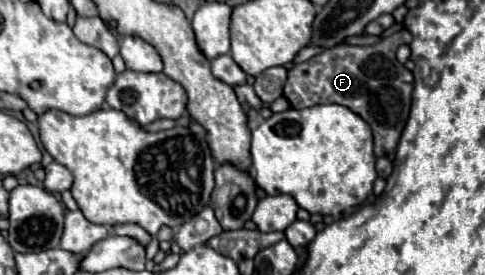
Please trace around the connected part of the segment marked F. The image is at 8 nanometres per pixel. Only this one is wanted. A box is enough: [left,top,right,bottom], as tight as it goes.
[284,29,414,157]

